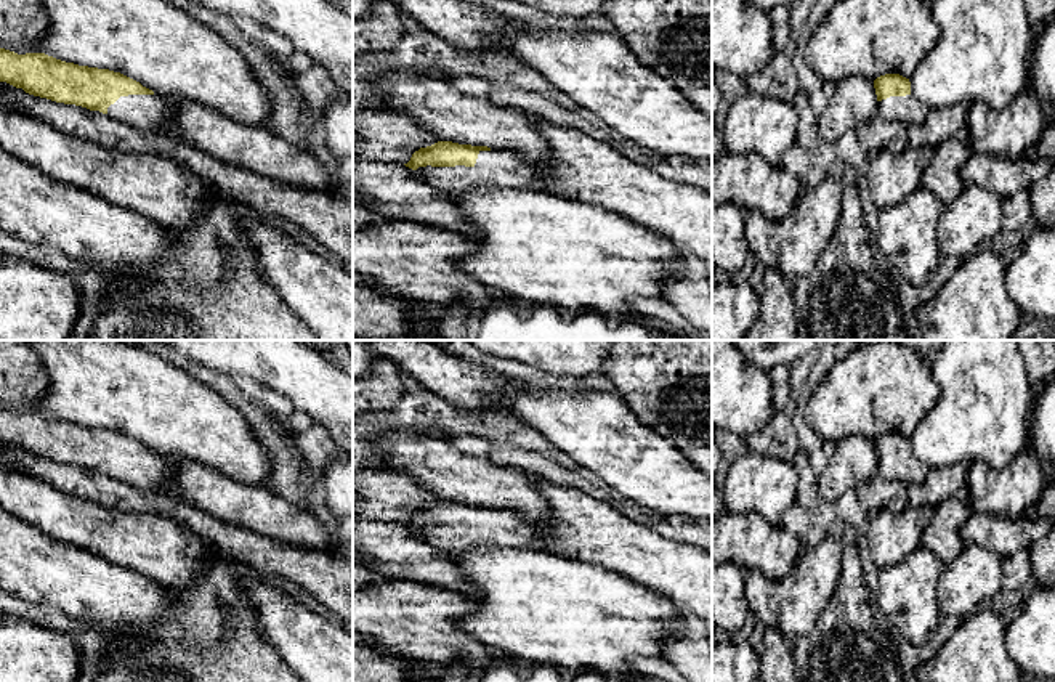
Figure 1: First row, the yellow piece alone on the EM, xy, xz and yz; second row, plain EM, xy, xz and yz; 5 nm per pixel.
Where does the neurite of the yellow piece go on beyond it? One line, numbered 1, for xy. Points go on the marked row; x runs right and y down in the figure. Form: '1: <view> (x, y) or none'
1: xy (148, 113)

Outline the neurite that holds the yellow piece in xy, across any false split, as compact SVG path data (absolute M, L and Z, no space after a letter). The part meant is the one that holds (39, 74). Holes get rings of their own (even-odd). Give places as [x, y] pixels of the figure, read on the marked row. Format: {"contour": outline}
{"contour": "M0 48L0 82L34 96L99 111L141 132L173 135L178 130L176 108L168 98L109 69Z"}

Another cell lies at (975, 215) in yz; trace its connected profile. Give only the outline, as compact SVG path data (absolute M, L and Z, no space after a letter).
M964 185L959 197L943 205L936 237L943 257L960 262L973 257L984 241L994 241L1004 229L1002 197L976 185Z

